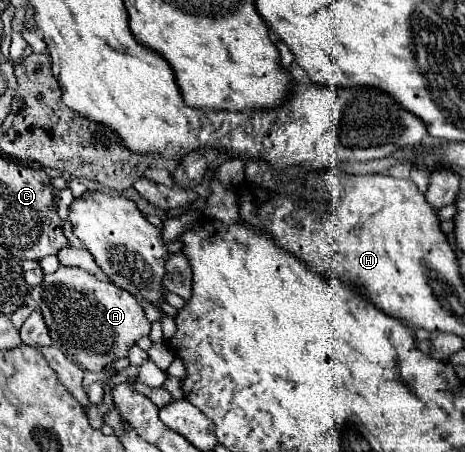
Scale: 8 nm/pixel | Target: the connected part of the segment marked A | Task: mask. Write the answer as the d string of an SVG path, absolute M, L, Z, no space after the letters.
M58 267L58 271L44 275L44 281L36 285L30 291L30 295L38 303L44 315L54 345L62 347L66 355L70 355L82 369L88 371L102 371L106 365L114 363L116 359L126 357L130 345L134 345L136 339L150 333L150 321L144 317L144 309L140 307L134 295L112 285L110 281L98 281L94 275L78 267Z

